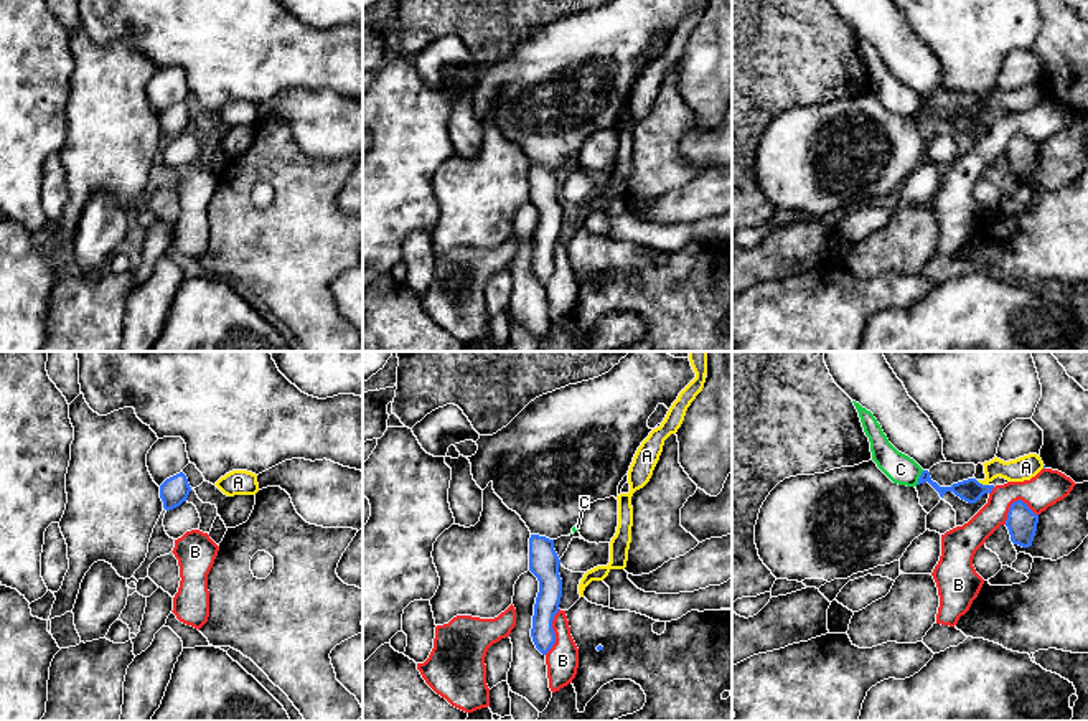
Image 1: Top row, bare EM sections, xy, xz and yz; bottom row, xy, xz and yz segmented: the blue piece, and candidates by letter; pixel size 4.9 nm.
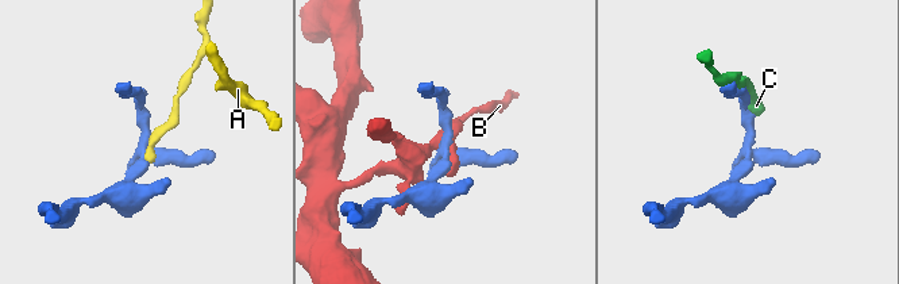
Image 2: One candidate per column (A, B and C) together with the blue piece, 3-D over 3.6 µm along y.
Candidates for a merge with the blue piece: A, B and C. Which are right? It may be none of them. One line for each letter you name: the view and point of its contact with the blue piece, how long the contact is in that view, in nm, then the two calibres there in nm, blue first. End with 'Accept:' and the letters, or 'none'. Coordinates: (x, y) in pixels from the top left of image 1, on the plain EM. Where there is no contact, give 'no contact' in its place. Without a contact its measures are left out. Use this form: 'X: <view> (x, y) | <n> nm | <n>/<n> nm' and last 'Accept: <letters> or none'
Accept: none

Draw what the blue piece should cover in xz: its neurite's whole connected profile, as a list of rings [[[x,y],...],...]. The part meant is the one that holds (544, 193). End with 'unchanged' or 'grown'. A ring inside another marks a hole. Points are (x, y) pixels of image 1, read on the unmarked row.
[[[531,165],[529,201],[539,211],[539,223],[534,234],[531,267],[536,279],[546,285],[556,274],[552,259],[554,246],[559,243],[562,228],[562,210],[559,205],[560,190],[554,180],[554,170]]] | unchanged

